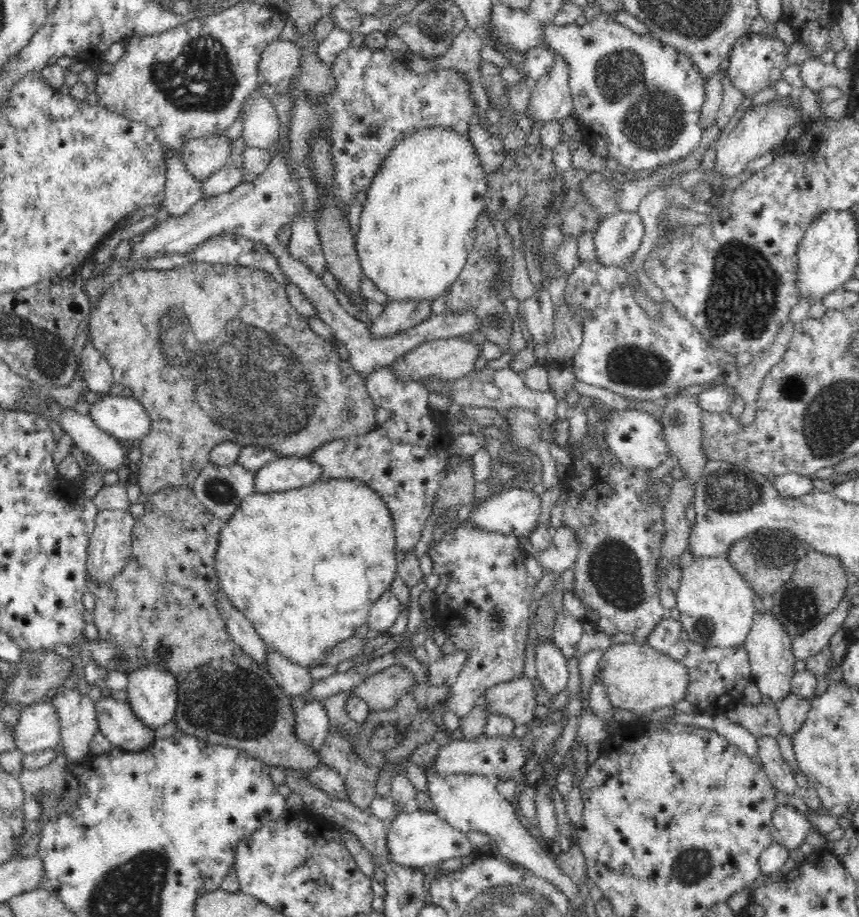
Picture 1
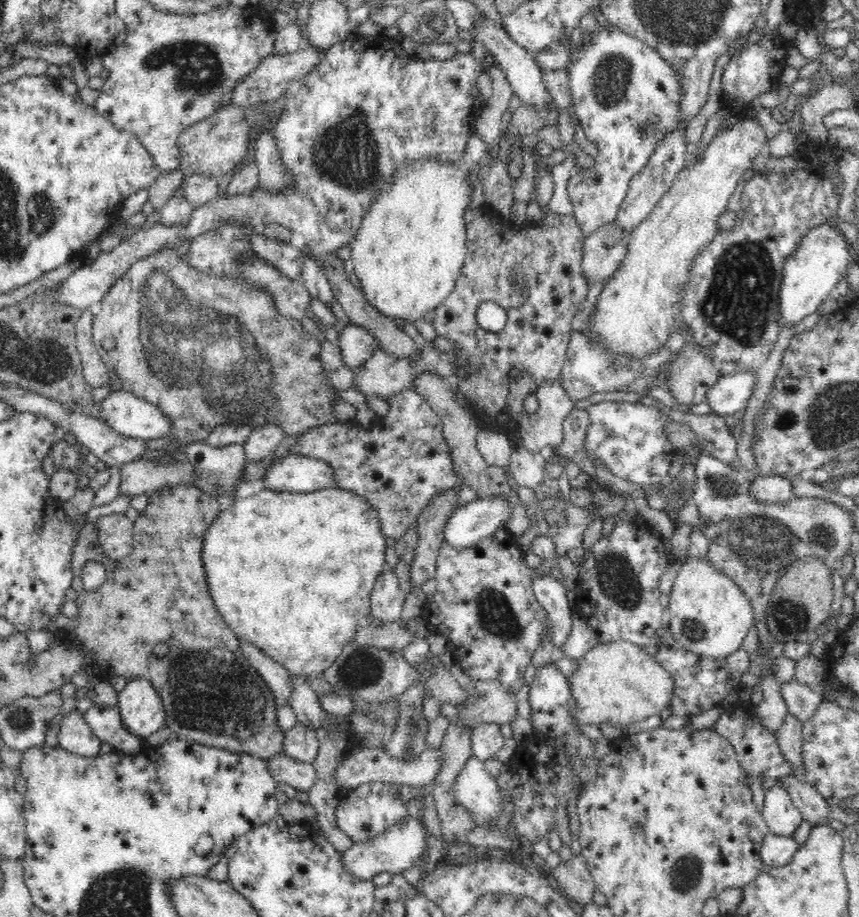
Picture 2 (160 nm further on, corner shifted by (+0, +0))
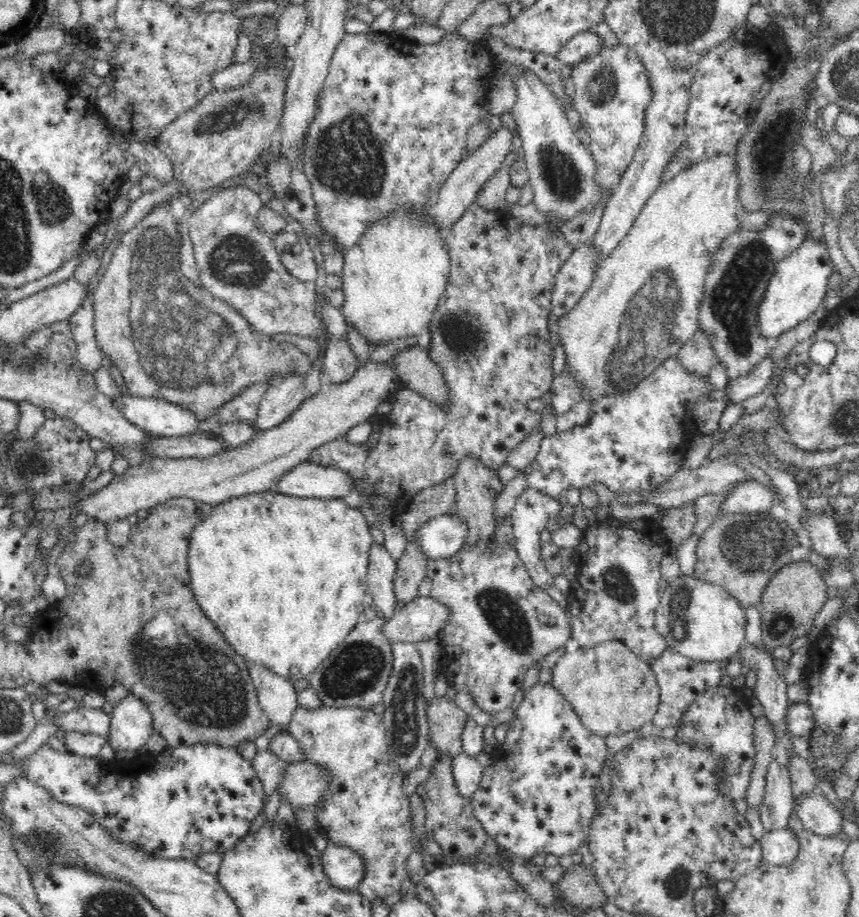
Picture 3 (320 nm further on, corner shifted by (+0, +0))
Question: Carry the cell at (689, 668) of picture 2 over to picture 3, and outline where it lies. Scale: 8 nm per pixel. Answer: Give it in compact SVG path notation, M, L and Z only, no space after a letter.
M666 649L658 658L655 658L650 665L655 672L660 693L657 713L653 718L657 733L670 726L677 726L678 721L686 712L687 706L692 704L699 694L702 694L706 688L717 687L720 684L720 678L727 674L727 663L728 659L692 662L672 649Z

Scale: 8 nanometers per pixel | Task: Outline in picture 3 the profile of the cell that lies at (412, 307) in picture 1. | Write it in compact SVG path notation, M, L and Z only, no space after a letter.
M332 340L323 347L321 370L328 383L342 384L348 382L358 370L356 357L348 340Z

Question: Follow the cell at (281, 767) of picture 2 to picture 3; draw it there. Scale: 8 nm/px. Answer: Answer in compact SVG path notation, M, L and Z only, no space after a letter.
M269 749L256 751L251 765L262 783L265 798L272 796L281 783L287 762Z

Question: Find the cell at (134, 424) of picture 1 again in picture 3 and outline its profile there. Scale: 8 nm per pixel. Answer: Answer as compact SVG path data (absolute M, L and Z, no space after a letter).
M121 394L114 401L133 425L155 438L192 435L200 424L194 411L162 398Z

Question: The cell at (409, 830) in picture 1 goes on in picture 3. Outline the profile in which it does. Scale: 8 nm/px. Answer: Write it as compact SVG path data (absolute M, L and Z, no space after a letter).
M330 844L321 854L325 876L340 890L355 890L365 876L365 862L351 848Z

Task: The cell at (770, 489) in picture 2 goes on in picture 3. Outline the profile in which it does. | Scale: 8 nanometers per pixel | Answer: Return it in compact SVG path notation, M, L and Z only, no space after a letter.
M748 480L738 483L722 504L722 515L769 512L774 506L774 493L766 486Z

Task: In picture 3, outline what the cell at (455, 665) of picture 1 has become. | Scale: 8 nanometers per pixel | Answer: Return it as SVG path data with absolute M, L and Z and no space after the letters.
M380 615L372 620L360 620L348 636L325 658L312 674L307 676L308 688L318 694L327 707L371 708L383 702L383 692L392 672L393 654L391 644L382 636L384 620Z

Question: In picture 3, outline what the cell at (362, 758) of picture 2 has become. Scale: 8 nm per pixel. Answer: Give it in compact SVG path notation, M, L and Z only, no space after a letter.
M304 760L287 763L276 792L280 794L281 802L286 798L286 802L294 809L316 804L328 787L329 772Z

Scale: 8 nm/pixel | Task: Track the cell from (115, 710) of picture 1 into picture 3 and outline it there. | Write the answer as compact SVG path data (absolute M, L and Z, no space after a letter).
M82 706L72 709L72 711L66 712L66 714L56 715L52 724L62 728L65 733L86 732L98 734L106 738L111 722L111 715L106 714L102 708L94 709Z

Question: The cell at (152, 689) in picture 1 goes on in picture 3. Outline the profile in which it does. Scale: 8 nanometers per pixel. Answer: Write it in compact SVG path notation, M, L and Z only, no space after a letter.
M131 693L113 706L111 718L106 739L119 758L122 758L124 750L129 753L142 752L142 746L155 732L154 719L147 706L141 698L136 698Z

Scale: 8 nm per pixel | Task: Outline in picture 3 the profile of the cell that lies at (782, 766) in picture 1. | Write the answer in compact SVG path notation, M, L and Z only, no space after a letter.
M818 790L801 797L795 805L803 828L821 836L832 838L842 831L842 813Z

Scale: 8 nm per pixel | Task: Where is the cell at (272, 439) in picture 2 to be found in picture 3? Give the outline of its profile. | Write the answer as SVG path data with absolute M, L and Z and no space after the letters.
M290 373L272 382L263 394L254 432L278 426L302 404L308 395L304 381L305 378L302 375Z

